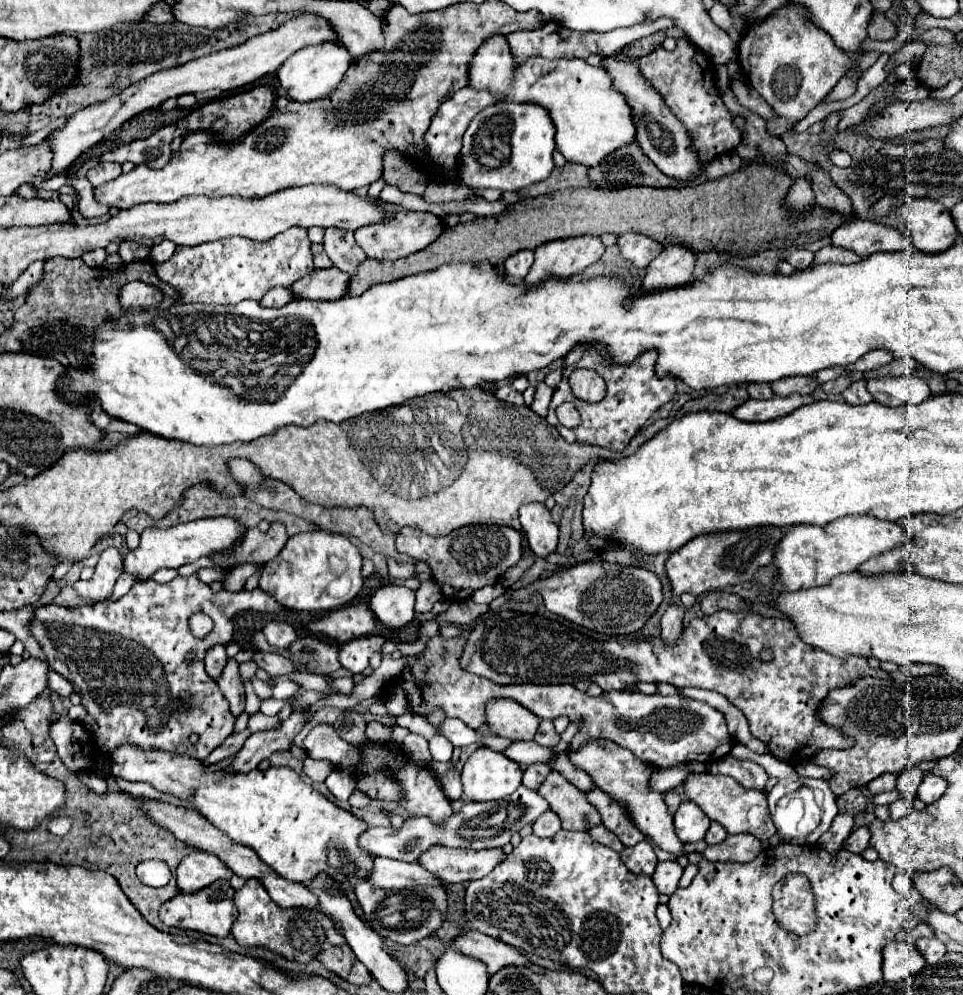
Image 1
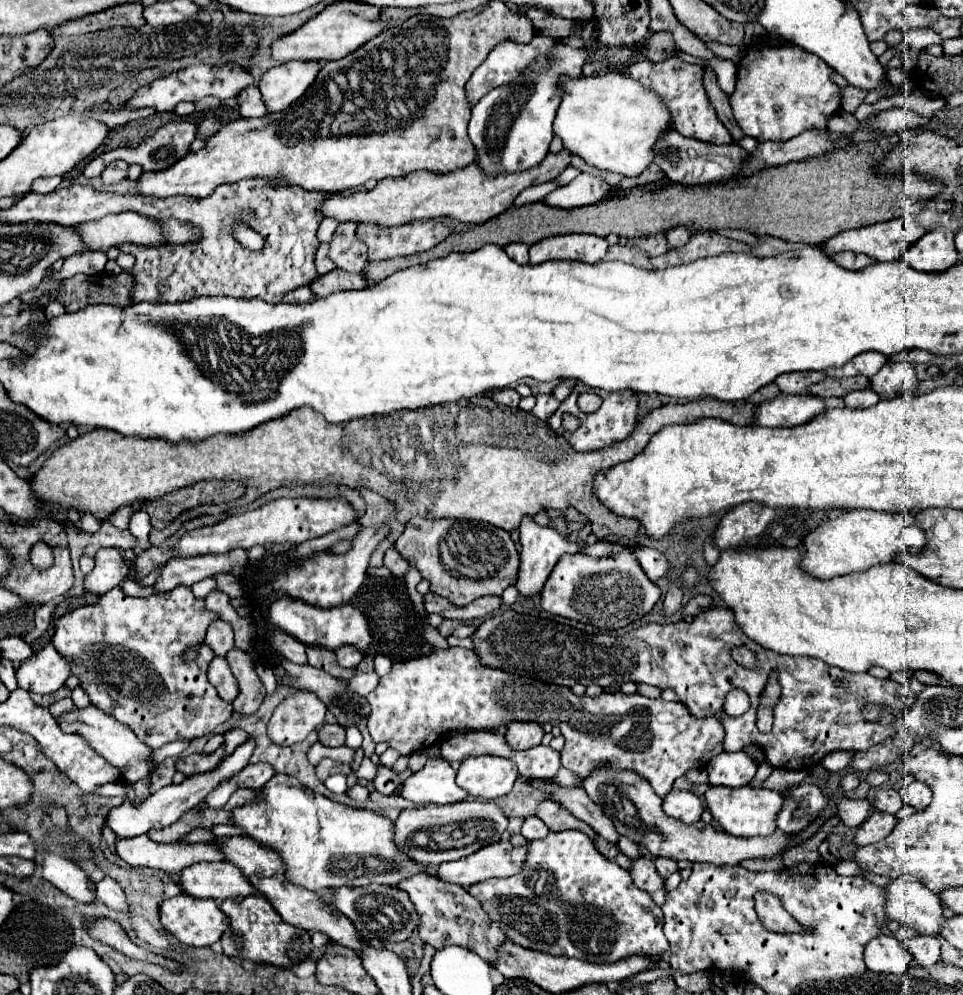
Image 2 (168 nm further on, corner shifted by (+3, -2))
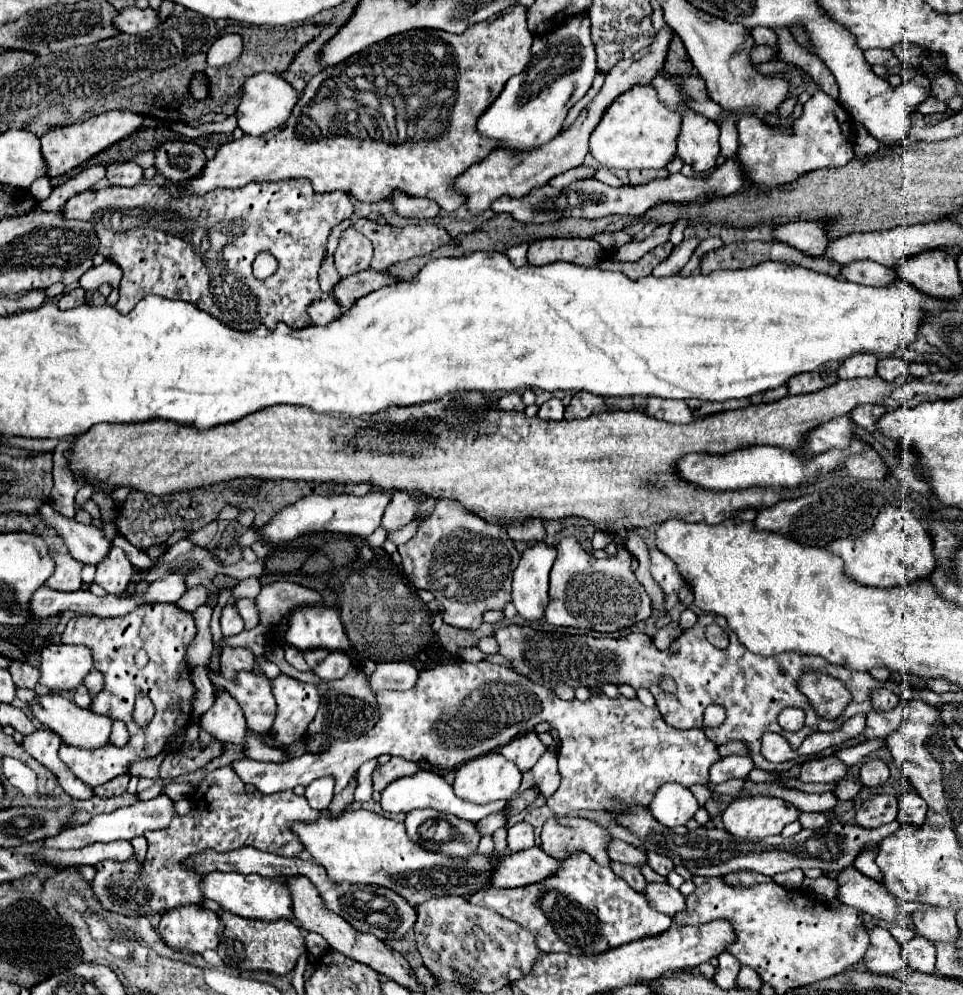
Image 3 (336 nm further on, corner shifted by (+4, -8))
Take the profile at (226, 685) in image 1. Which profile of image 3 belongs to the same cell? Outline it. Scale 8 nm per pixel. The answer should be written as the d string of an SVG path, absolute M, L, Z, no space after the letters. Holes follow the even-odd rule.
M223 649L221 653L221 673L225 679L235 681L239 671L253 671L255 655L249 649Z

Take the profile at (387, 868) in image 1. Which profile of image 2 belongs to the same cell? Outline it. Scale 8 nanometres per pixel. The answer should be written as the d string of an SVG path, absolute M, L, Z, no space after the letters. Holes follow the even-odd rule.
M414 875L402 881L398 887L410 895L416 913L420 915L420 919L424 919L418 923L418 933L424 943L432 945L434 949L458 945L468 951L474 951L486 963L496 967L498 951L508 941L508 935L502 931L502 927L496 921L490 919L490 915L482 909L478 899L474 899L464 887L438 879L434 875Z

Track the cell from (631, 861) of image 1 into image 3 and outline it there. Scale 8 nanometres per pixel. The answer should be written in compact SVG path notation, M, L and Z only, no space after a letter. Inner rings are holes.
M647 883L643 895L653 909L669 917L685 909L685 897L677 889L673 889L669 883Z

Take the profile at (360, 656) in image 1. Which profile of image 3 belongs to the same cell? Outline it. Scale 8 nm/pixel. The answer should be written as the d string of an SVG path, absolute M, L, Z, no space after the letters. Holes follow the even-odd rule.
M333 651L333 653L329 653L329 657L321 665L317 665L313 669L313 673L329 681L329 679L341 679L341 677L345 677L345 673L349 671L349 667L351 667L349 657L345 653L341 653L341 651Z

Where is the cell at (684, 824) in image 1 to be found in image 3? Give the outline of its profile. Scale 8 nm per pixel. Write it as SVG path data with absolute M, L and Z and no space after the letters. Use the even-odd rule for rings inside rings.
M665 783L657 789L649 809L661 825L677 827L693 819L699 805L687 787L677 783Z

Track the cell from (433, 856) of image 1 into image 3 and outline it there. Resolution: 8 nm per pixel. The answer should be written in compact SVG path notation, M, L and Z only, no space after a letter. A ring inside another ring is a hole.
M531 847L517 853L501 855L493 863L489 883L493 887L525 887L529 883L543 881L557 871L557 861L543 853L539 847Z

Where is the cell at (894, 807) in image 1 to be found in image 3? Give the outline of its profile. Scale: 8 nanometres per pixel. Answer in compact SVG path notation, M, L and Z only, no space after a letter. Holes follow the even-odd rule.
M865 847L865 849L861 849L861 855L857 855L857 857L855 857L853 865L855 865L855 869L857 869L857 871L861 871L863 875L867 875L867 877L871 877L871 879L881 881L879 867L875 865L875 853L877 853L877 849L875 849L875 847Z

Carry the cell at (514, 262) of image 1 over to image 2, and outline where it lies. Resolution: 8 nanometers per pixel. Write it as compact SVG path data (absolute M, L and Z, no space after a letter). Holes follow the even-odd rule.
M510 243L504 251L510 255L510 259L514 259L516 263L520 263L520 265L526 265L528 263L528 249L530 249L530 245L526 245L526 243Z

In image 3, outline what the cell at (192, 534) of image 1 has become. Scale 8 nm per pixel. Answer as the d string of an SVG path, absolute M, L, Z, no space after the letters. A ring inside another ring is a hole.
M373 491L363 497L307 495L307 497L301 497L297 503L281 509L277 515L273 515L273 519L269 523L265 523L261 529L257 529L261 533L259 541L271 543L271 545L281 545L281 543L289 543L289 541L309 535L309 533L341 533L341 535L367 537L379 527L383 511L389 501L391 501L391 497L383 491Z

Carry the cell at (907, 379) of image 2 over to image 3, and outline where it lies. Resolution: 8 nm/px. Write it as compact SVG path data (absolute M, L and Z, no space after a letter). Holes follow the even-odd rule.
M881 357L877 365L877 375L885 381L895 381L897 377L907 373L907 365L897 357Z

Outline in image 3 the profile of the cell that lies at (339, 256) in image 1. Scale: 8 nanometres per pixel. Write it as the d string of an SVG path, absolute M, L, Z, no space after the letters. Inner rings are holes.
M353 227L345 229L337 251L335 251L335 267L341 277L349 277L353 273L359 273L369 267L373 255L373 247L363 233L357 233Z

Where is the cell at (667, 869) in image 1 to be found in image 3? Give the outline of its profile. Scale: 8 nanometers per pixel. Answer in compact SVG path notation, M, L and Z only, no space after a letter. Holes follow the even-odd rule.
M649 853L647 861L661 877L667 877L673 871L673 861L669 861L669 857L665 857L661 853Z

